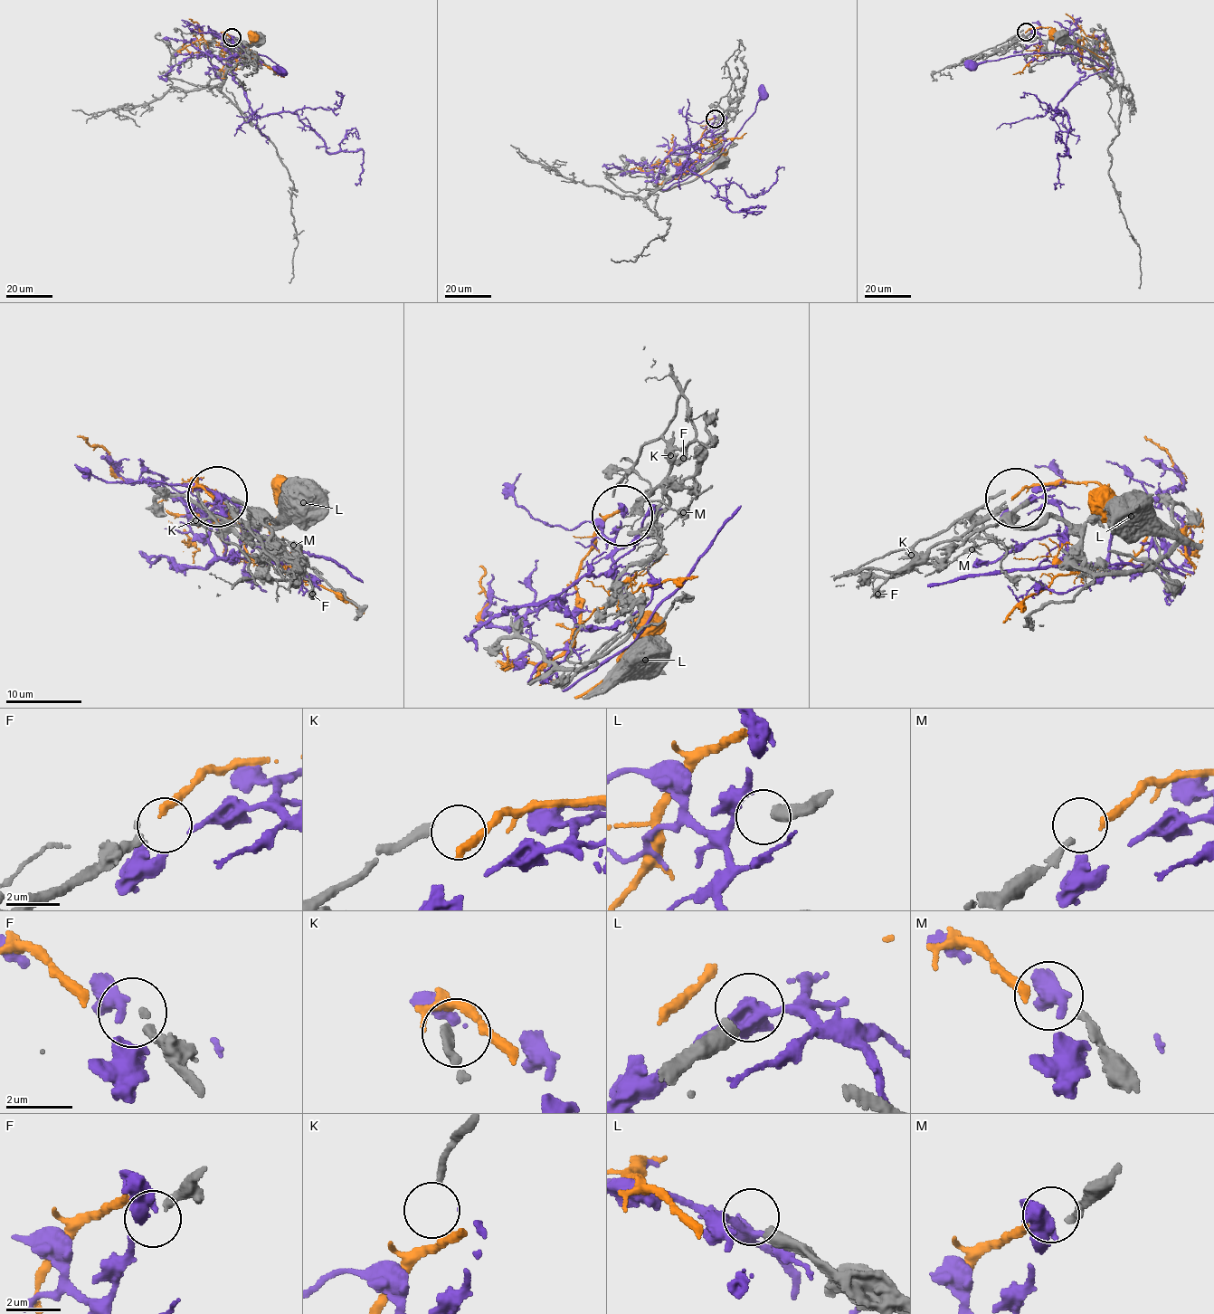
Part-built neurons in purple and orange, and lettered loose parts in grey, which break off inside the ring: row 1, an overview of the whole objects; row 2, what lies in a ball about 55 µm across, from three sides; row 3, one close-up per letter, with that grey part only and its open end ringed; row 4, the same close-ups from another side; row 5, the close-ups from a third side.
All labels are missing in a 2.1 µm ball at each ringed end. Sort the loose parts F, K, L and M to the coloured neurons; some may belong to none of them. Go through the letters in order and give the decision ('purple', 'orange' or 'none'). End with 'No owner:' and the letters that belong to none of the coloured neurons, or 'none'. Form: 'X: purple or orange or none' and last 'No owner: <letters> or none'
F: none
K: none
L: none
M: orange
No owner: F, K, L

